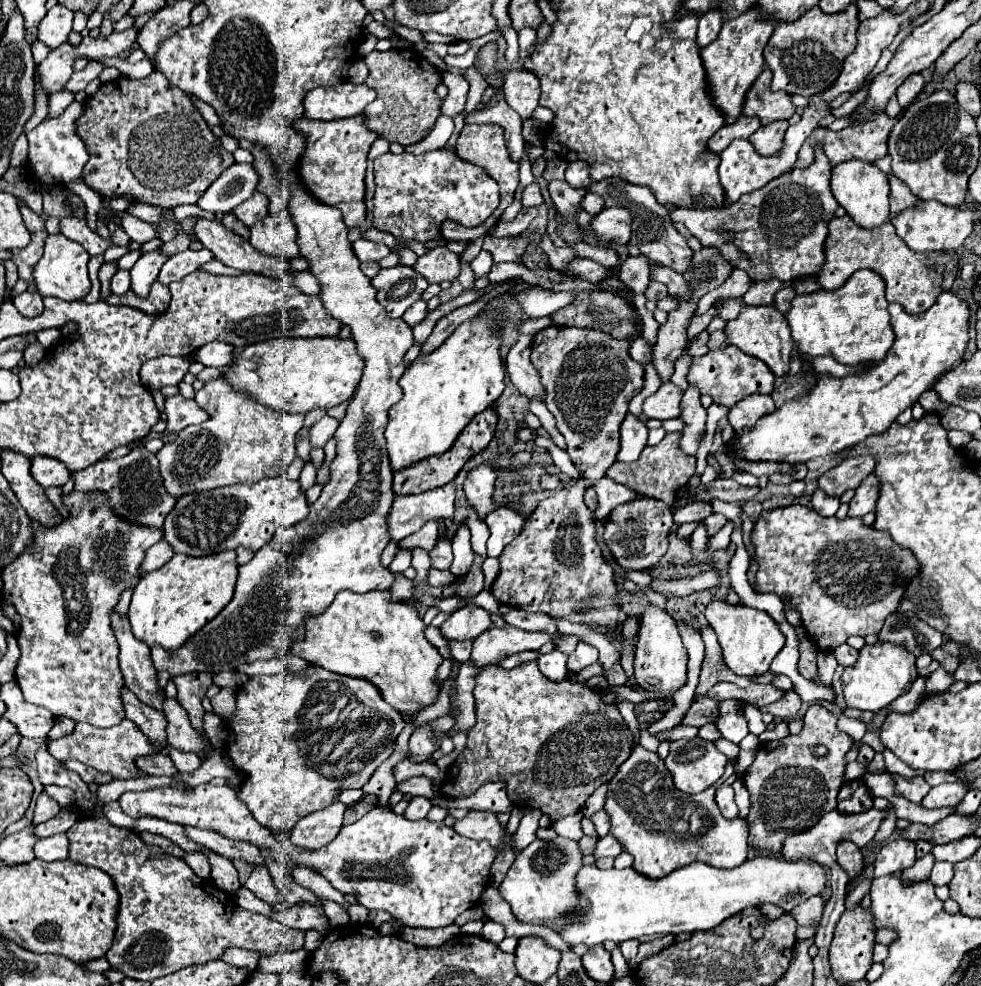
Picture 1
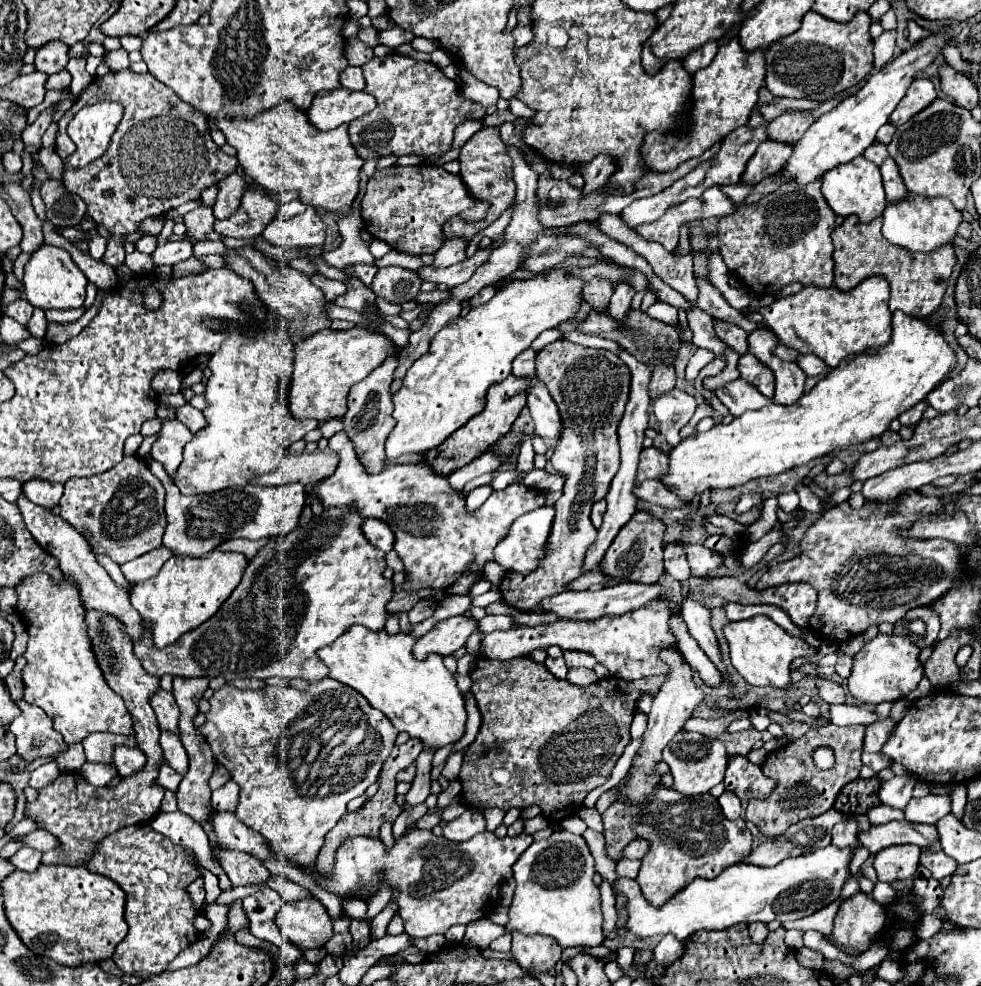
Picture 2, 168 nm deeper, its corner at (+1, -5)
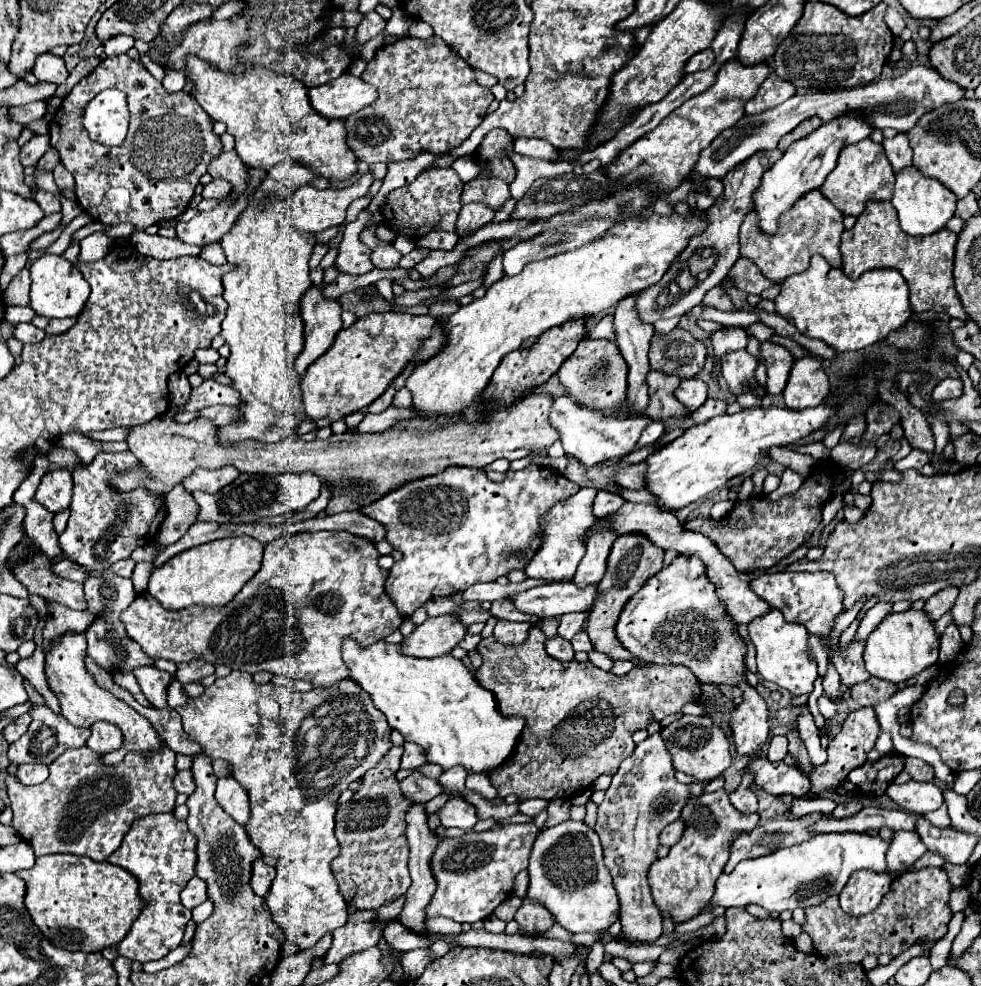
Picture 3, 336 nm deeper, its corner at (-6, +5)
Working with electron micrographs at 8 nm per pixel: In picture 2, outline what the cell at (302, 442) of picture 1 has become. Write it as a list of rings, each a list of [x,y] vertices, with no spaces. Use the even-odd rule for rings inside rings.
[[[332,419],[324,422],[321,426],[318,427],[324,438],[331,438],[334,434],[343,430],[343,424],[338,419]]]

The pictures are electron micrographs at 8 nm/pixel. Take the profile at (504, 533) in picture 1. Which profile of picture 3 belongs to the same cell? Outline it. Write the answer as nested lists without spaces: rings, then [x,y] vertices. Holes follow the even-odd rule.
[[[581,488],[577,494],[553,504],[541,516],[539,528],[543,534],[543,542],[523,568],[523,572],[529,578],[545,578],[549,582],[555,582],[561,578],[573,578],[577,564],[585,554],[585,536],[589,534],[589,528],[595,524],[595,516],[591,510],[595,494],[597,494],[595,488]]]

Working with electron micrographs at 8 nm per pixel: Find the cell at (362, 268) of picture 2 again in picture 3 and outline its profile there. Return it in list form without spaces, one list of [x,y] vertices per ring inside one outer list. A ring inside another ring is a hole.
[[[365,208],[365,210],[359,212],[359,216],[353,222],[349,222],[345,226],[343,240],[339,244],[339,256],[337,256],[337,262],[335,262],[339,272],[359,276],[359,274],[367,274],[375,268],[371,264],[371,250],[359,240],[359,234],[365,230],[367,224],[371,224],[371,218],[373,216]]]

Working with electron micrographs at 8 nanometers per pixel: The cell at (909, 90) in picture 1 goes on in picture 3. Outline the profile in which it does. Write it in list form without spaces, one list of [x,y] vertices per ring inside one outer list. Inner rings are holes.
[[[911,66],[911,68],[907,68],[907,72],[903,72],[895,78],[879,80],[879,82],[859,86],[853,90],[849,88],[849,90],[841,90],[841,92],[815,92],[815,94],[803,94],[803,96],[795,94],[771,110],[765,110],[755,116],[743,116],[735,126],[723,130],[721,136],[717,136],[701,152],[699,162],[695,164],[695,168],[691,172],[705,176],[705,178],[723,180],[729,170],[733,170],[737,164],[751,158],[755,152],[773,150],[781,136],[791,132],[799,122],[803,122],[805,118],[809,118],[813,114],[817,114],[823,122],[827,122],[841,112],[861,112],[863,116],[867,116],[867,120],[869,120],[869,124],[873,124],[873,128],[883,130],[889,126],[899,132],[907,132],[907,130],[911,130],[911,126],[915,126],[919,116],[939,108],[941,104],[957,102],[959,98],[963,98],[963,94],[965,94],[963,88],[959,88],[955,82],[945,80],[943,76],[939,76],[937,70],[927,68],[927,66]]]

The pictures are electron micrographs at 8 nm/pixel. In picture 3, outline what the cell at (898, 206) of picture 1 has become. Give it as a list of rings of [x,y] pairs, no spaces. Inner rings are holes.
[[[897,134],[895,138],[885,140],[883,148],[885,148],[885,154],[887,154],[887,158],[889,158],[889,162],[891,162],[895,172],[901,172],[903,168],[911,166],[913,150],[911,150],[909,140],[907,140],[905,134]]]

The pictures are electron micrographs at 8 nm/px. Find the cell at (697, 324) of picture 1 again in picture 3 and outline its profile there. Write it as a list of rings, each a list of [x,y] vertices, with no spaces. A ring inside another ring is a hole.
[[[813,256],[811,266],[805,272],[781,282],[775,310],[783,318],[791,320],[801,334],[823,340],[837,354],[863,350],[883,340],[911,316],[909,288],[897,270],[869,270],[857,280],[849,280],[841,270],[831,268],[823,256]]]

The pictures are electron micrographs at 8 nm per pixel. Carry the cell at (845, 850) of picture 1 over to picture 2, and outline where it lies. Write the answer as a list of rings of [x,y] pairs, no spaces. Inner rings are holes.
[[[838,822],[838,824],[832,828],[832,844],[838,846],[838,848],[856,846],[856,844],[858,844],[856,834],[858,834],[856,822]]]

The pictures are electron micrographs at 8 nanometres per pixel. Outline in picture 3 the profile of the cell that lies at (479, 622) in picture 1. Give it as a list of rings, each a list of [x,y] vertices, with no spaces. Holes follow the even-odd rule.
[[[445,614],[427,618],[417,630],[403,640],[403,654],[415,658],[435,658],[451,652],[467,634],[467,626],[459,616]]]

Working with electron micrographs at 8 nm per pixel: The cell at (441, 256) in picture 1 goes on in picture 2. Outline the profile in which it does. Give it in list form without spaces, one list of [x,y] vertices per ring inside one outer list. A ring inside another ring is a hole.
[[[446,238],[442,248],[434,254],[436,258],[434,266],[446,268],[456,262],[462,262],[466,258],[466,248],[468,248],[468,242],[464,242],[464,238]]]

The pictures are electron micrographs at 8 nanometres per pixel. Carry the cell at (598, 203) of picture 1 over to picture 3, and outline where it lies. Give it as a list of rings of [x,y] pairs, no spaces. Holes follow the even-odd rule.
[[[719,286],[711,288],[711,290],[705,294],[705,302],[707,302],[709,306],[717,308],[717,310],[725,310],[725,312],[729,312],[729,310],[735,310],[735,306],[733,306],[733,302],[729,300],[727,292],[725,292],[723,288],[719,288]]]

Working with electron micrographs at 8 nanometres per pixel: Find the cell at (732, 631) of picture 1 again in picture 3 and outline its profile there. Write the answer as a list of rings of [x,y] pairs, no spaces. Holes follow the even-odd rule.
[[[771,608],[771,612],[749,622],[747,632],[757,650],[757,670],[763,680],[775,682],[795,696],[809,694],[813,690],[813,682],[819,674],[817,664],[807,656],[807,630],[803,628],[803,624],[785,622],[783,614],[777,608]]]

